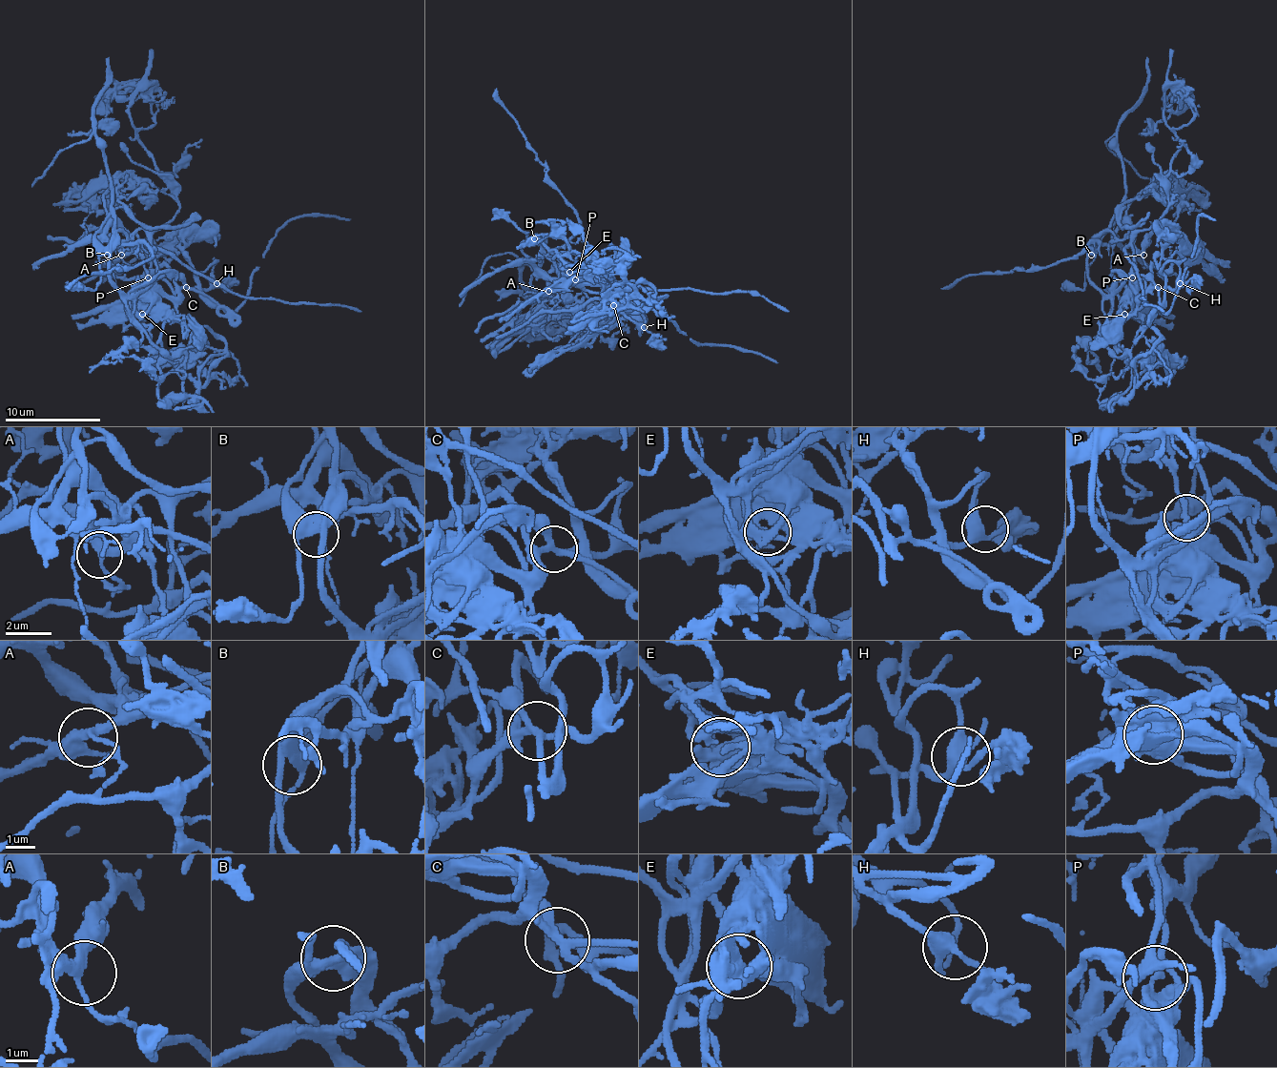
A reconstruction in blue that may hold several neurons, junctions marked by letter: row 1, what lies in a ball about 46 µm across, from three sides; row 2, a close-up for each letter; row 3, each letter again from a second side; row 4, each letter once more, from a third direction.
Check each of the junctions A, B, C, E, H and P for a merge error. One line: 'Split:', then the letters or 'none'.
Split: C, P

